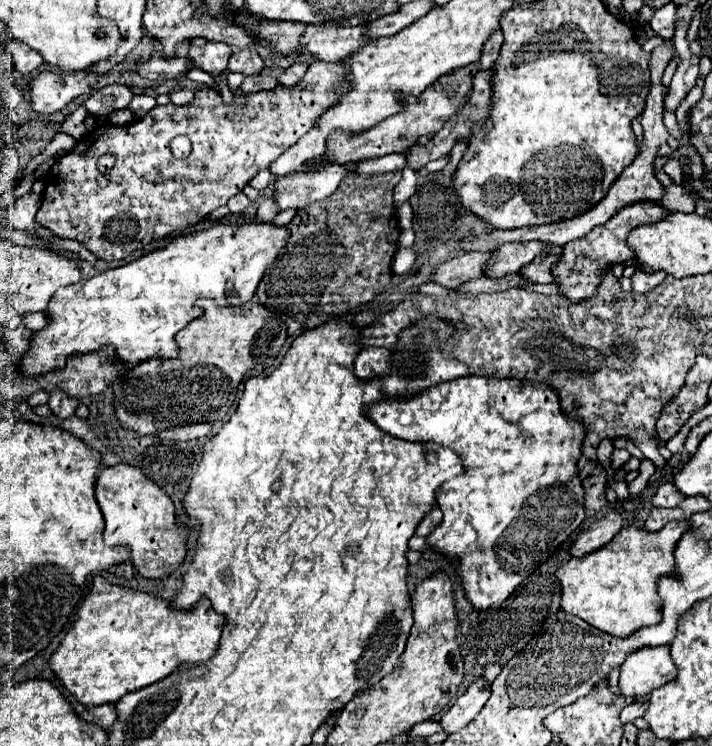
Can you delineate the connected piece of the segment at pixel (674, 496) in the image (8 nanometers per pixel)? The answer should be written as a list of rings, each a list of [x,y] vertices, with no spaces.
[[[665,482],[665,484],[661,484],[659,490],[655,492],[653,504],[655,504],[655,506],[671,506],[671,508],[673,508],[673,506],[677,506],[683,498],[685,498],[685,496],[677,490],[675,484]]]

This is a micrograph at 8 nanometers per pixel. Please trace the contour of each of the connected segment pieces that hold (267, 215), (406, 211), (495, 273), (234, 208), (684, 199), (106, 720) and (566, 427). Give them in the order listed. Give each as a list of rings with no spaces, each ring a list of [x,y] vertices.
[[[269,196],[266,200],[257,208],[257,218],[259,221],[266,222],[272,220],[278,214],[277,200]]]
[[[406,202],[396,210],[397,222],[401,230],[412,228],[413,211],[409,202]]]
[[[529,240],[529,242],[505,242],[497,248],[495,256],[485,266],[485,276],[501,278],[509,272],[519,272],[525,264],[529,264],[537,254],[547,254],[547,242]]]
[[[237,194],[237,196],[233,196],[233,198],[227,202],[227,206],[229,206],[229,212],[231,212],[231,214],[241,214],[249,204],[251,204],[251,202],[249,202],[249,198],[247,198],[247,196],[243,196],[243,194]]]
[[[681,184],[669,186],[667,196],[663,196],[661,204],[669,210],[675,210],[675,212],[695,212],[695,204],[693,204],[691,196],[687,194],[685,186],[681,186]]]
[[[101,704],[99,708],[85,710],[81,714],[81,718],[91,720],[91,722],[99,722],[99,726],[103,726],[103,728],[111,728],[113,722],[117,720],[117,710],[115,710],[115,704]]]
[[[465,376],[465,378],[459,378],[459,380],[451,380],[447,384],[439,384],[435,388],[429,388],[427,392],[421,392],[419,396],[415,396],[411,400],[403,400],[403,402],[401,400],[393,400],[393,402],[383,400],[383,402],[371,404],[371,408],[367,408],[367,412],[379,428],[383,428],[385,432],[389,432],[395,438],[411,440],[411,442],[435,442],[439,446],[447,446],[447,448],[455,450],[463,458],[465,470],[457,478],[451,478],[441,486],[441,492],[437,496],[437,504],[443,512],[443,522],[427,536],[427,542],[433,550],[439,550],[441,554],[459,558],[461,584],[467,592],[467,598],[473,602],[473,606],[477,610],[487,610],[489,606],[501,604],[531,574],[531,570],[537,568],[539,564],[543,564],[557,550],[557,546],[561,542],[565,542],[585,520],[585,504],[583,504],[585,492],[583,492],[579,468],[577,468],[577,460],[581,458],[581,442],[585,440],[585,428],[577,418],[563,414],[559,392],[555,392],[555,388],[551,388],[545,382],[529,382],[529,380],[515,380],[515,378],[493,378],[493,376]]]

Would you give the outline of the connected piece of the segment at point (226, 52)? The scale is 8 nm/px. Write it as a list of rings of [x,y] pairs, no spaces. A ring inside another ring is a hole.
[[[189,42],[189,58],[197,68],[209,74],[223,74],[227,68],[227,60],[231,56],[231,48],[221,42],[207,42],[205,46],[195,46]]]

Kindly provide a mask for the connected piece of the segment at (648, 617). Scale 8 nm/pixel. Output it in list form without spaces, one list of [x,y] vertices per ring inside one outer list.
[[[671,522],[659,532],[629,526],[599,552],[591,552],[583,558],[573,556],[555,572],[561,582],[561,608],[567,614],[579,616],[587,624],[619,638],[629,636],[641,626],[657,624],[659,594],[655,592],[655,582],[659,576],[673,572],[673,550],[687,528],[687,522]]]

